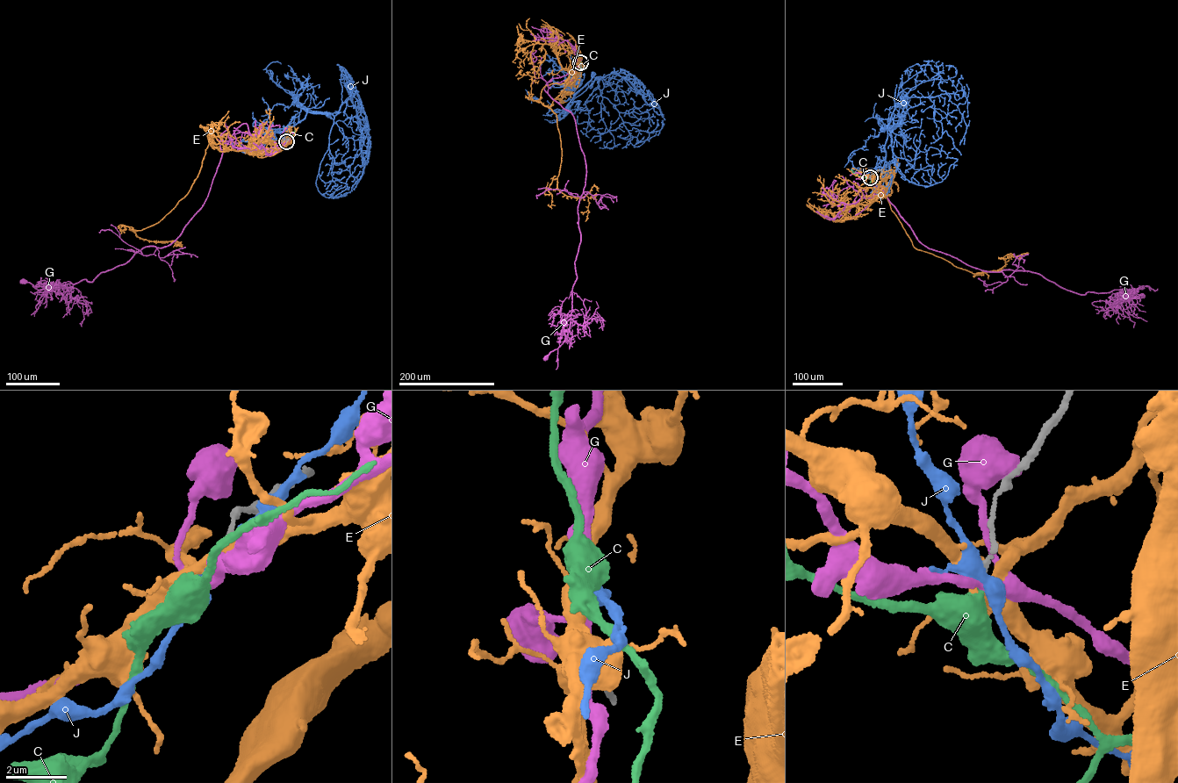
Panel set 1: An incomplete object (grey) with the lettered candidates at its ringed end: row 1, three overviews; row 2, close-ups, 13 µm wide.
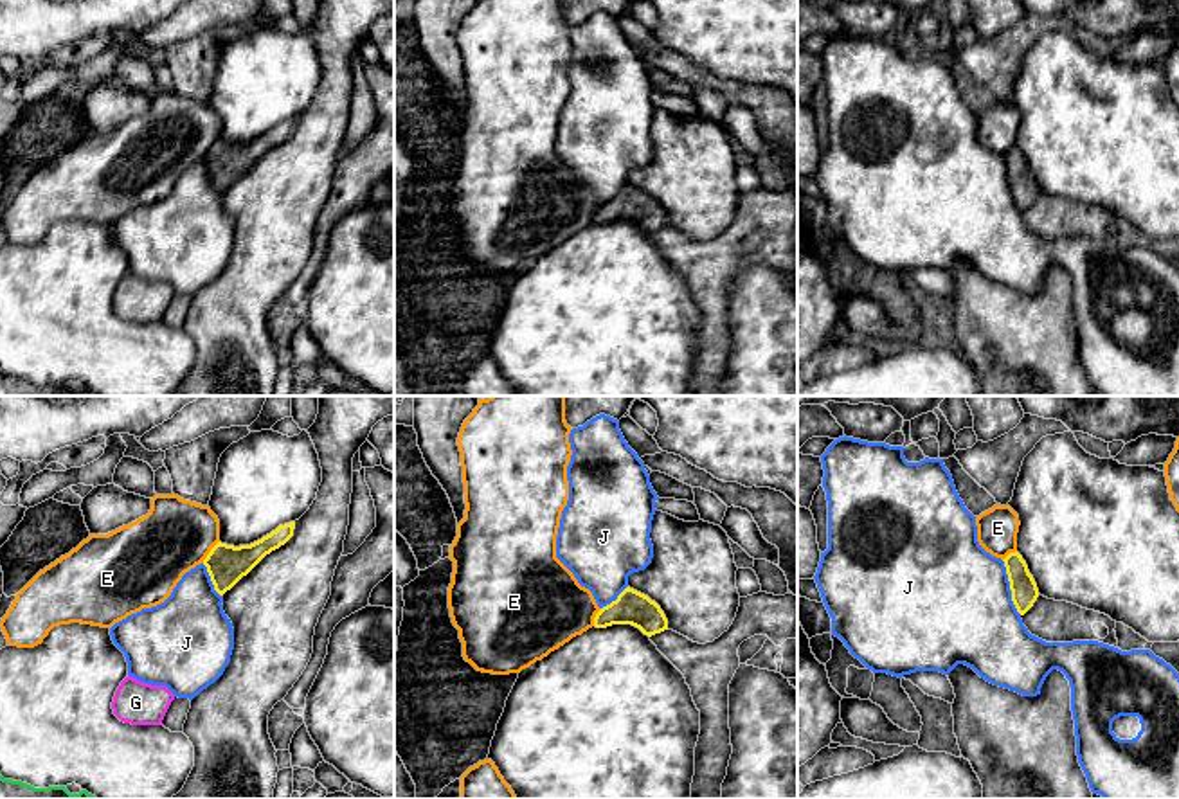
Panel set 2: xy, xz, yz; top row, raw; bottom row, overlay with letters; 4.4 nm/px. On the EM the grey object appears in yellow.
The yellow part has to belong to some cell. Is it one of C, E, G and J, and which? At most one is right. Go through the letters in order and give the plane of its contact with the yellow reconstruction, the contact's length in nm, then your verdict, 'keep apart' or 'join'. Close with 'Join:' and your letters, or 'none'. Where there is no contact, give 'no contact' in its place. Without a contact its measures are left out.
C: no contact; join
E: contact in xy; length 130 nm; keep apart
G: no contact; keep apart
J: contact in yz; length 260 nm; keep apart
Join: C

